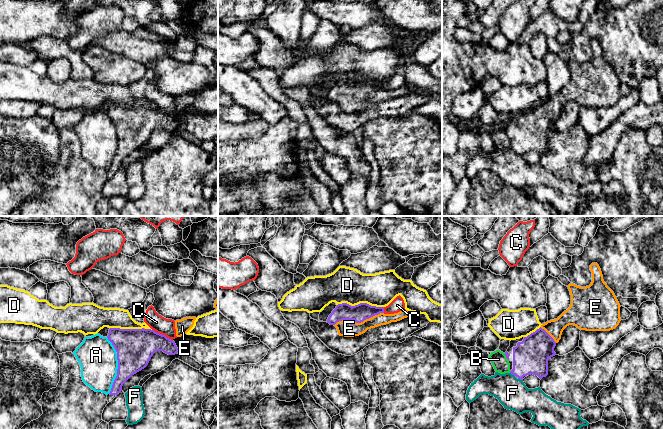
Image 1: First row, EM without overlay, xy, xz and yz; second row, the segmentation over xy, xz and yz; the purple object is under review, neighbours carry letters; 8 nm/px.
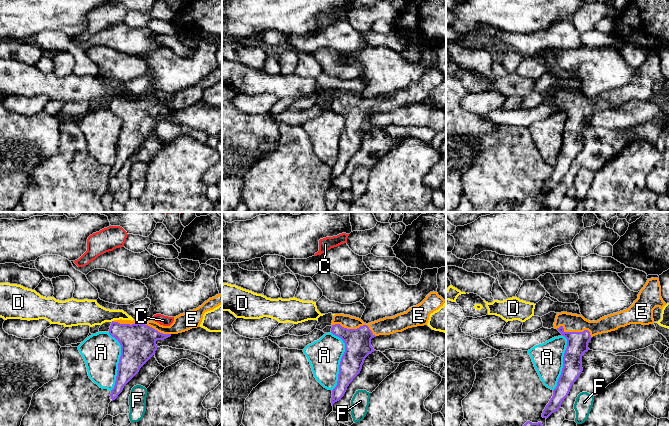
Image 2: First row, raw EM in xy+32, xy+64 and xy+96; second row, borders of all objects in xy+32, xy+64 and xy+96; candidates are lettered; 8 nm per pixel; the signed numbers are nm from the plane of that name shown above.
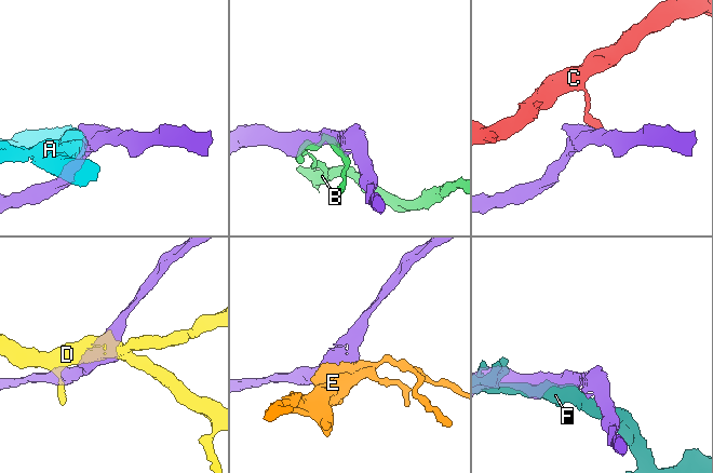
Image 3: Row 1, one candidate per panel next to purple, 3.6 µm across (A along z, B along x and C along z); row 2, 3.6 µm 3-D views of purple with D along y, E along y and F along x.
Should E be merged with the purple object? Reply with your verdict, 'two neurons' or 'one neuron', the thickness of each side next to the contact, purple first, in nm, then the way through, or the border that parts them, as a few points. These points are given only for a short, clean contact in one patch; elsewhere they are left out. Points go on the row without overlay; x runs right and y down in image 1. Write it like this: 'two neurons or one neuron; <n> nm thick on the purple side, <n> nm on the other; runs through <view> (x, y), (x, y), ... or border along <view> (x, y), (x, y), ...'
one neuron; 140 nm thick on the purple side, 140 nm on the other

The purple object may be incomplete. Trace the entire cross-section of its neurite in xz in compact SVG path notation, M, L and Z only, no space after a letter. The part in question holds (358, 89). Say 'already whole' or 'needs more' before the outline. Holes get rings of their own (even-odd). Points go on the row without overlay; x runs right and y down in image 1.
needs more | M347 79L338 80L327 95L327 99L337 104L338 111L345 113L359 112L368 105L409 93L410 87L404 85L398 89L385 90L384 83L360 79L351 82Z

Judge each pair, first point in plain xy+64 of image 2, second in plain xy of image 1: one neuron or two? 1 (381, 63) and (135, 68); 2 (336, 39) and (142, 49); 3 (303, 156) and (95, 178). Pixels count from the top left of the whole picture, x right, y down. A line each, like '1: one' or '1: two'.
1: two
2: one
3: one

